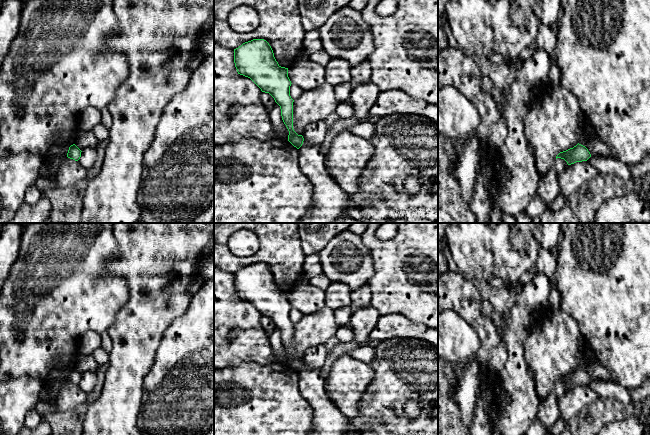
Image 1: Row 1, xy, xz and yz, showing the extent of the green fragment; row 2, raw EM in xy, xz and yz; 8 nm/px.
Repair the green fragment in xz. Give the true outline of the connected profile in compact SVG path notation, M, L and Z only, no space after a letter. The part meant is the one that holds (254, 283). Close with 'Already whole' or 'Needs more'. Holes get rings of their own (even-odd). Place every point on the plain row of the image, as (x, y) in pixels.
M253 263L234 273L238 298L250 302L262 316L269 317L280 330L281 340L289 359L288 365L299 373L304 365L293 353L293 326L288 292L281 291L273 274L264 263Z. Already whole

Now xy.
M73 368L69 371L67 381L75 385L78 385L81 381L81 376L82 375L75 368Z. Already whole

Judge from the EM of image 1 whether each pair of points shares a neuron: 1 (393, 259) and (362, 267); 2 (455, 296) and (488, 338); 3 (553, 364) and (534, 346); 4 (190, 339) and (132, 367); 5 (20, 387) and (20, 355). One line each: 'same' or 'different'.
1: different
2: same
3: same
4: different
5: different

